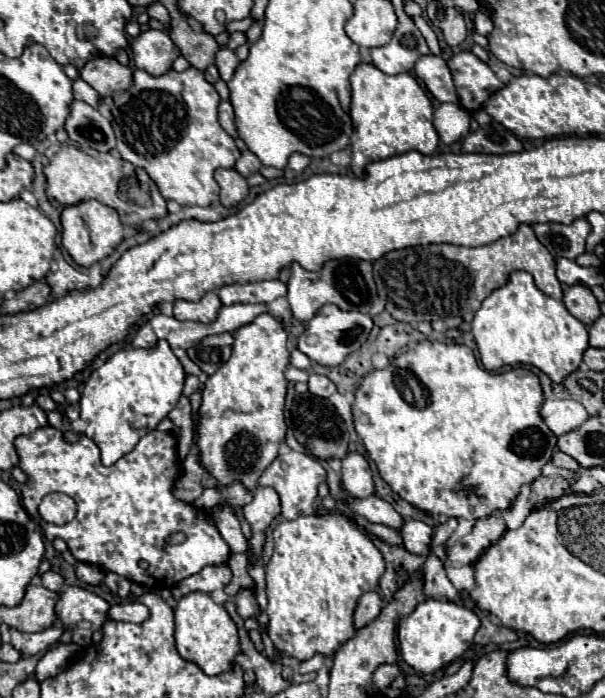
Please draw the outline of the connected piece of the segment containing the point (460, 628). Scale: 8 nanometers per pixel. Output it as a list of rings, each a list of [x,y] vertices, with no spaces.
[[[424,600],[414,608],[414,612],[404,616],[398,624],[398,642],[402,658],[416,672],[434,674],[436,670],[462,658],[462,654],[470,648],[478,628],[480,618],[470,608],[450,600]]]

